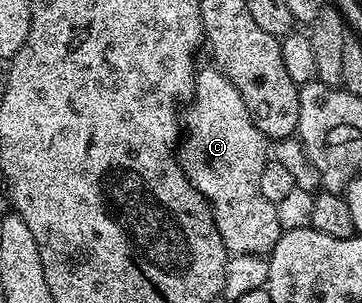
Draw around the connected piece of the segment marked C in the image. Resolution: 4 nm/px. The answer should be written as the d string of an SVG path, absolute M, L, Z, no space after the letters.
M208 64L196 71L193 80L193 92L188 99L187 105L183 110L183 137L180 139L179 145L175 151L175 161L181 167L181 171L187 176L187 180L194 186L195 189L203 195L206 202L209 203L209 209L213 212L213 219L215 220L215 228L219 232L219 236L223 240L226 250L230 255L268 255L270 250L275 248L275 244L281 238L283 233L281 225L279 224L279 216L277 215L277 208L274 202L267 200L267 196L263 196L263 192L259 192L259 176L263 176L263 168L271 154L271 142L266 138L263 132L259 132L259 128L255 128L255 124L251 120L251 112L247 112L247 104L243 104L243 96L239 96L239 92L235 88L235 84L231 84L231 80L227 80L227 76L222 74L217 69L216 65Z

